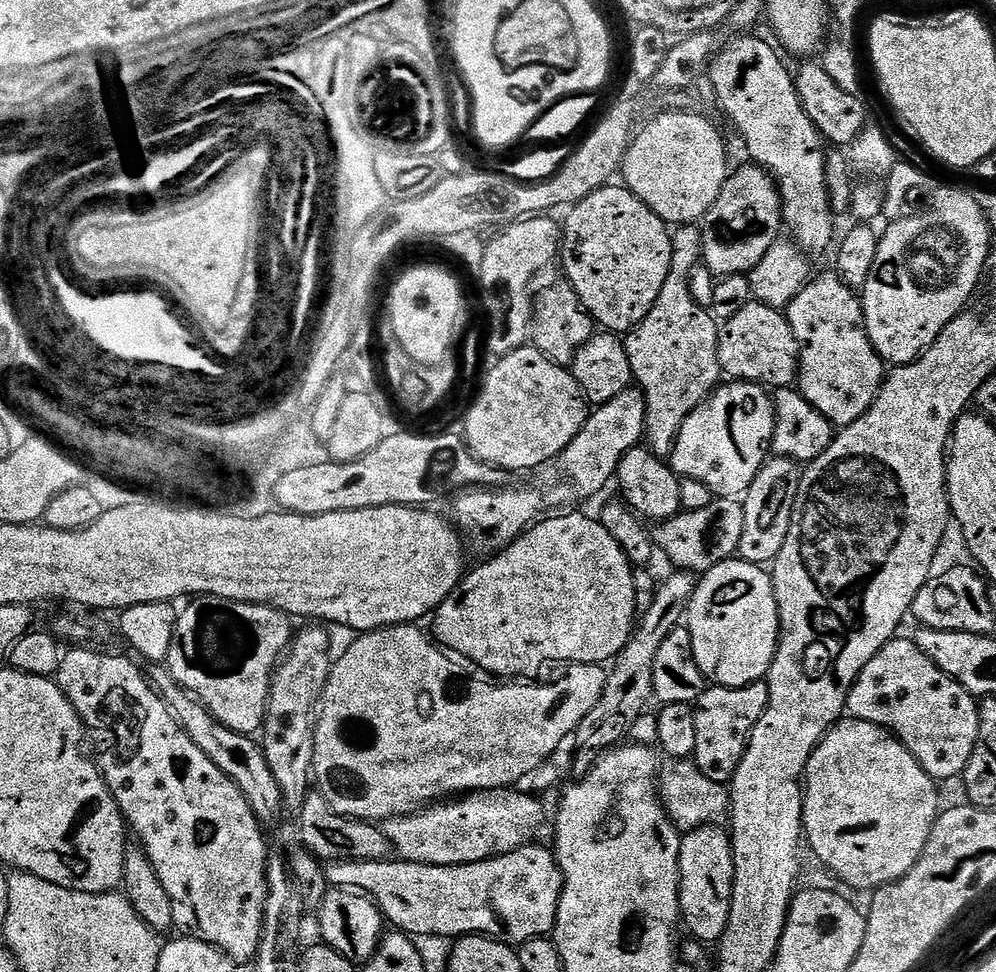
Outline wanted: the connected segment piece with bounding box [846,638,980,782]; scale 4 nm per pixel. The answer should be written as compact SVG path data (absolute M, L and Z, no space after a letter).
M894 638L862 670L848 695L847 715L887 728L937 782L963 777L980 733L977 697L950 678L911 639Z

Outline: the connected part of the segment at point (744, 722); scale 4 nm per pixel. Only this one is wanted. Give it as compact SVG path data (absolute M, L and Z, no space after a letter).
M764 682L747 684L741 688L705 687L694 705L698 722L694 763L702 775L710 778L710 782L727 785L731 781L746 754L754 726L758 726L758 718L762 718L767 705L768 685Z

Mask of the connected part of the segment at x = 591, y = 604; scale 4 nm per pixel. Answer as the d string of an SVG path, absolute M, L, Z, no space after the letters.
M568 510L563 514L549 515L547 518L533 524L528 531L523 532L511 546L502 549L501 552L497 552L495 556L480 562L480 565L473 572L471 569L465 575L459 586L441 602L440 607L436 609L434 615L431 617L431 620L433 619L432 628L436 631L437 636L435 636L435 639L449 653L455 654L457 657L465 656L465 658L460 658L467 661L469 665L477 664L481 668L481 670L479 669L481 673L491 674L496 678L531 677L528 675L531 672L538 671L547 660L564 660L563 663L565 665L607 665L616 659L616 656L619 655L620 651L632 639L634 625L638 620L638 610L636 612L636 576L632 572L635 572L634 566L626 558L622 546L618 546L616 539L611 536L610 530L606 530L606 526L602 526L595 515L583 516L580 510Z

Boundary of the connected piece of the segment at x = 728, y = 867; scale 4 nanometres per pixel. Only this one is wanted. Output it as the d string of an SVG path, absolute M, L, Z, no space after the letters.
M719 823L701 824L699 828L694 828L683 833L680 842L680 914L682 917L683 927L689 928L693 932L695 939L700 942L712 940L719 942L722 934L726 930L726 922L730 922L730 906L732 905L732 891L734 890L734 858L732 857L732 837L727 827L719 828Z

